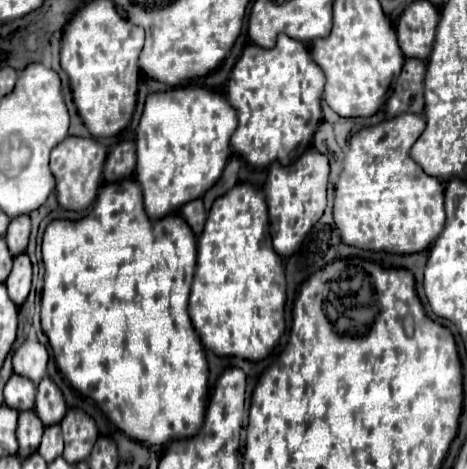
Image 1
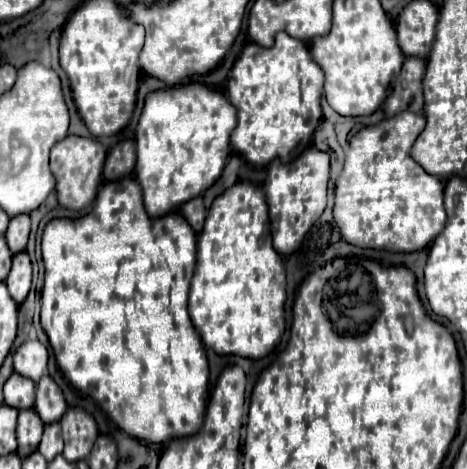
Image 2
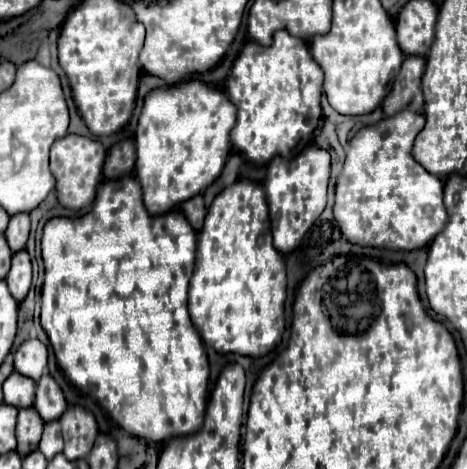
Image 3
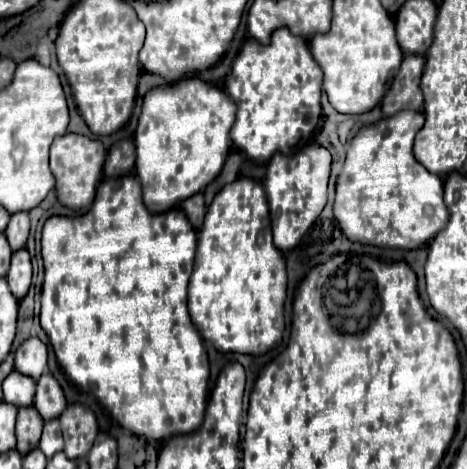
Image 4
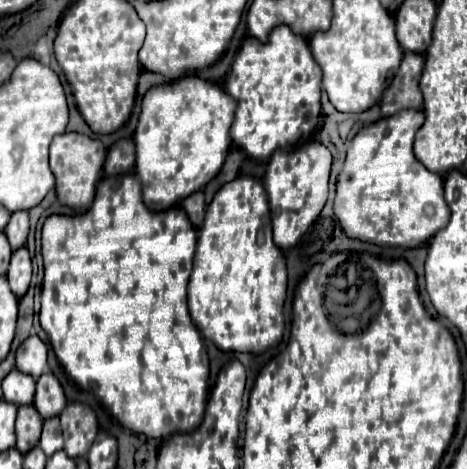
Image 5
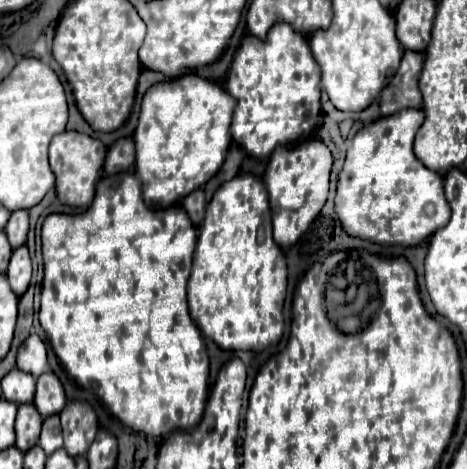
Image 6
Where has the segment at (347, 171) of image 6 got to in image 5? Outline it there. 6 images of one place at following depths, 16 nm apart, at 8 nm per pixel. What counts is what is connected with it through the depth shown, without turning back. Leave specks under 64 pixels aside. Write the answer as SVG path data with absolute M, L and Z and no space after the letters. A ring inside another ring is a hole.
M404 110L364 126L352 138L334 200L334 214L348 238L382 246L416 248L448 224L442 178L428 172L412 156L414 136L422 124L422 112Z

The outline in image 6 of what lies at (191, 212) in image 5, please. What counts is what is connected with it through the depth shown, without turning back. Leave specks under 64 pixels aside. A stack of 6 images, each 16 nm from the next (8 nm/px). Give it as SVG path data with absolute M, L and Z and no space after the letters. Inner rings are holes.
M196 190L196 192L188 194L188 196L182 200L182 208L188 212L192 224L194 224L194 226L200 226L202 220L204 220L204 210L206 210L204 192L202 192L202 190Z

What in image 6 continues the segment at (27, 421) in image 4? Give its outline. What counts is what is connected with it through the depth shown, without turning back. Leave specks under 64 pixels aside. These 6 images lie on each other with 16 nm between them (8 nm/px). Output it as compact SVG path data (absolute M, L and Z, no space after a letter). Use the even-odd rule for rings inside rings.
M34 404L18 406L16 448L20 448L20 452L28 452L28 448L36 446L40 438L40 428L42 428L42 416L40 412L36 412L36 406Z

